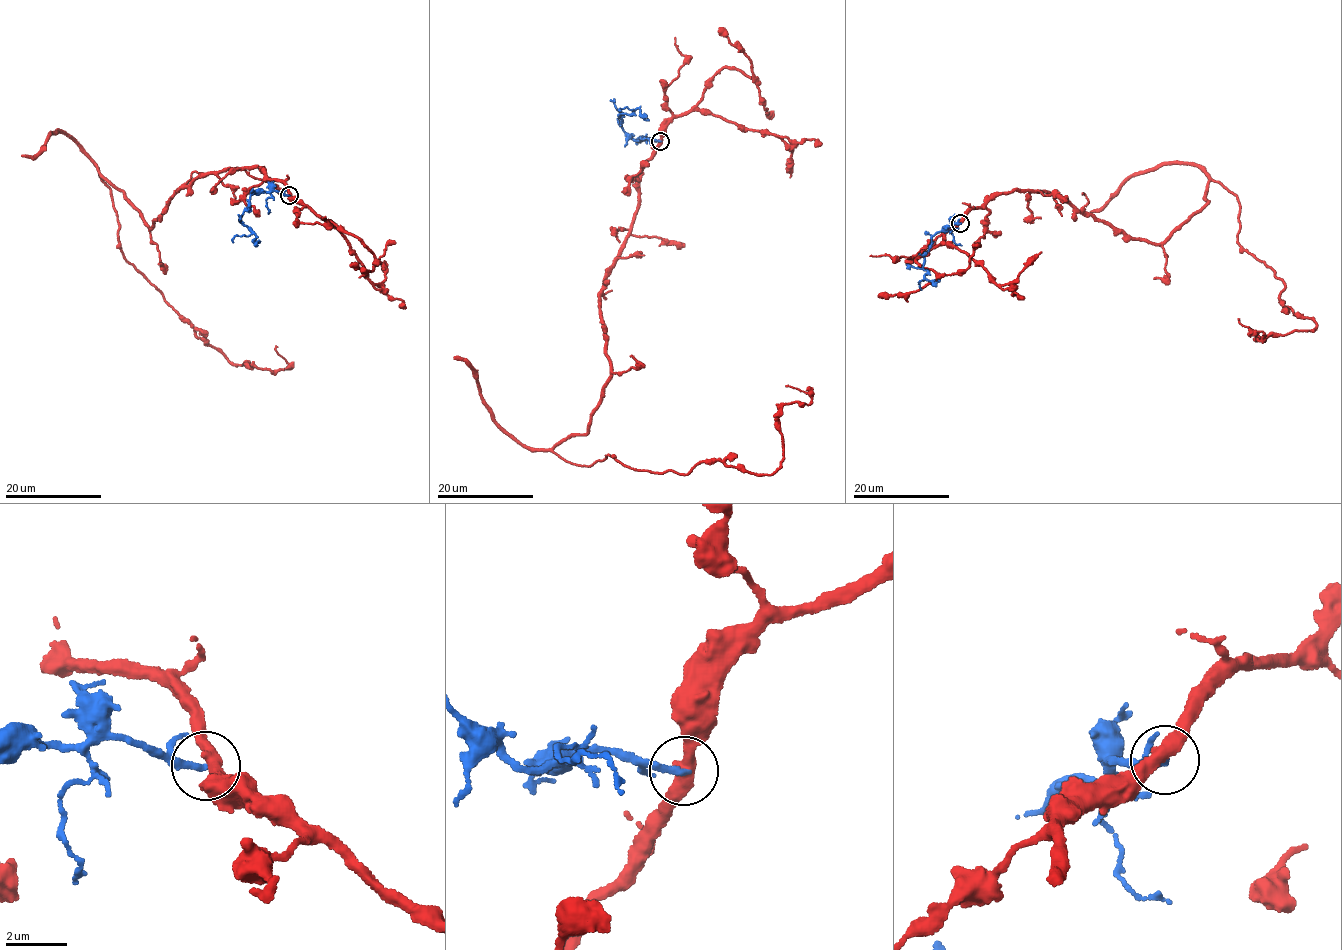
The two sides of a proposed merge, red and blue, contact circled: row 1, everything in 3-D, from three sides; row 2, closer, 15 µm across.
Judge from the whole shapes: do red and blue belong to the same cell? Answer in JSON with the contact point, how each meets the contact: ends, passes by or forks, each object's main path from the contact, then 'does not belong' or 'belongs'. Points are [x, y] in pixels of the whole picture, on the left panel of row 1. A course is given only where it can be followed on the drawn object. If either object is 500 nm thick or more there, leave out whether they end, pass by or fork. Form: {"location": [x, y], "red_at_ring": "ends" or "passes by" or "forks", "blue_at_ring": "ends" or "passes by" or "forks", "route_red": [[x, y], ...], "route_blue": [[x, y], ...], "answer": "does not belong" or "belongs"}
{"location": [289, 195], "red_at_ring": "passes by", "blue_at_ring": "ends", "route_red": [[289, 195], [201, 175], [148, 229], [95, 164], [127, 261], [197, 337], [270, 371], [275, 345]], "route_blue": [[288, 195], [256, 190], [240, 219], [252, 233], [248, 236], [236, 235], [233, 242]], "answer": "does not belong"}

